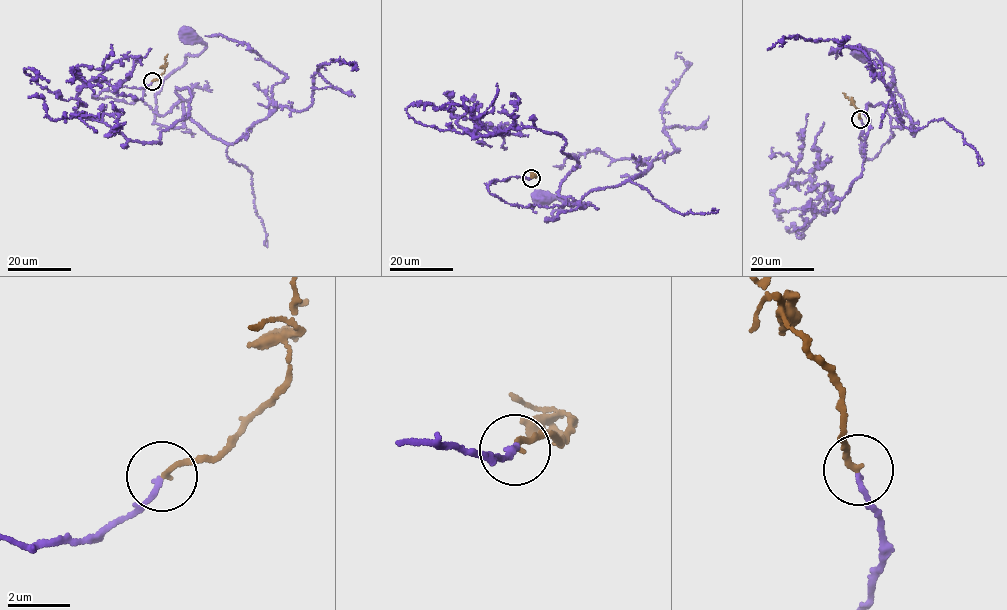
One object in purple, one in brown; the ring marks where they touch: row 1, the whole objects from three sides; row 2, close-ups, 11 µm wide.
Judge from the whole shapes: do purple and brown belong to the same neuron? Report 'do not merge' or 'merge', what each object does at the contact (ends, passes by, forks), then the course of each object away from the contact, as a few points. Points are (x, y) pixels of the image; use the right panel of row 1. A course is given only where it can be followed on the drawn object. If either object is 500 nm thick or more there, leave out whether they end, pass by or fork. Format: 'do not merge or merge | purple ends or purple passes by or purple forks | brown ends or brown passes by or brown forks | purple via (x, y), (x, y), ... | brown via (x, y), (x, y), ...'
merge | purple ends | brown ends | purple via (861, 119), (864, 159), (903, 126), (895, 106), (915, 129), (891, 68), (873, 50), (862, 54) | brown via (861, 119), (855, 105), (843, 93)

